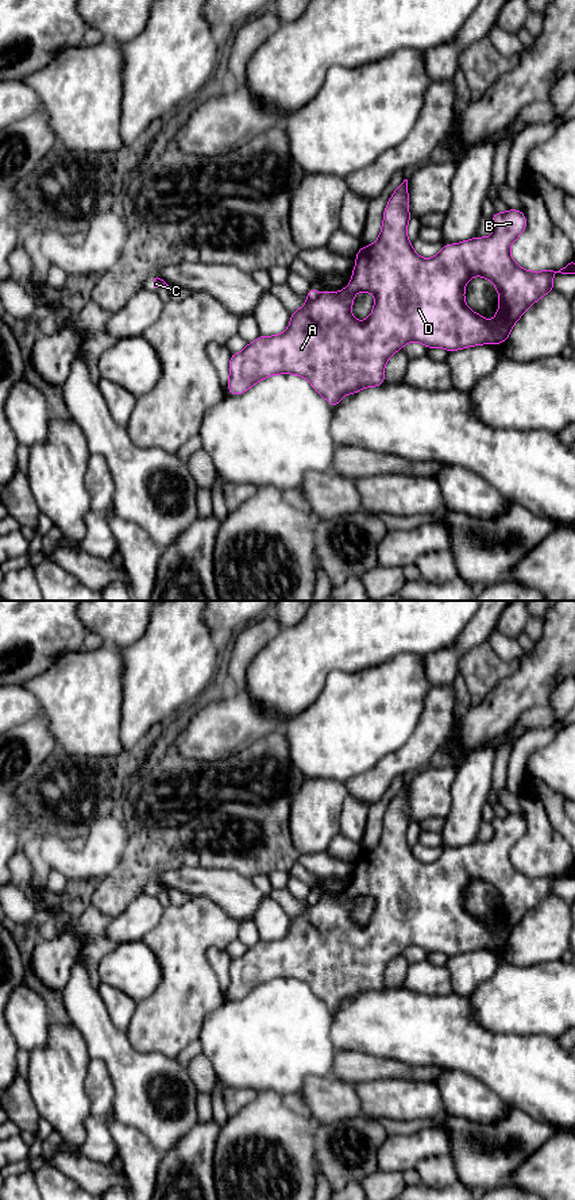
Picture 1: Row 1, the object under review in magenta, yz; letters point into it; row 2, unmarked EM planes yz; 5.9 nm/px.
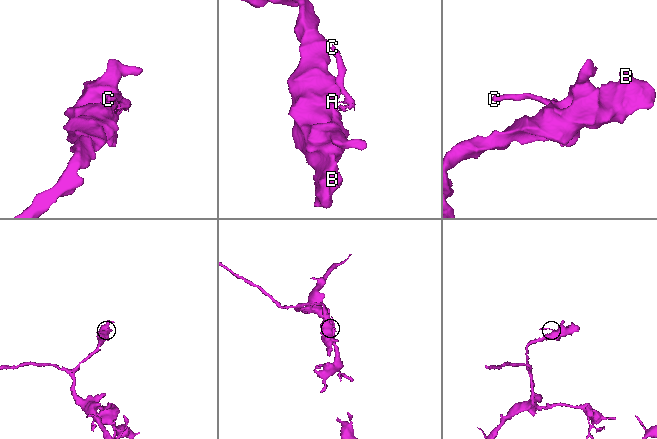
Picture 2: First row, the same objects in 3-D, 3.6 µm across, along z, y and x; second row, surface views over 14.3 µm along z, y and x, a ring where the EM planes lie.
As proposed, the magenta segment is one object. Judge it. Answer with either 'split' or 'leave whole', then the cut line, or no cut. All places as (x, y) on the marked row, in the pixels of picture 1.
split; cut yz (319, 296), (308, 301)

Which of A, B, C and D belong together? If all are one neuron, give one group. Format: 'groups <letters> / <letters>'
groups A B D / C

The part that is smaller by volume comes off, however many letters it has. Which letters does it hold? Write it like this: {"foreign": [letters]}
{"foreign": ["C"]}

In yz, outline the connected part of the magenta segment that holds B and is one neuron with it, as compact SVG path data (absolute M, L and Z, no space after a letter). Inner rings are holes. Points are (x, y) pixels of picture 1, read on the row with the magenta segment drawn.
M404 180L386 205L378 240L360 247L356 254L350 285L337 293L324 292L317 300L306 301L301 309L292 312L289 328L282 335L259 336L242 352L231 355L229 396L243 394L274 374L296 374L308 379L331 406L337 406L344 394L383 385L386 362L408 342L420 342L428 350L443 347L448 352L506 342L522 313L555 290L552 278L556 273L575 274L575 259L559 271L526 271L512 259L510 246L526 229L525 213L517 209L491 216L491 238L478 236L444 244L435 258L422 259L408 240L406 228L412 219L408 205L408 180ZM474 275L490 279L498 290L499 308L493 323L464 304L464 286ZM356 292L375 296L373 312L363 323L351 315Z

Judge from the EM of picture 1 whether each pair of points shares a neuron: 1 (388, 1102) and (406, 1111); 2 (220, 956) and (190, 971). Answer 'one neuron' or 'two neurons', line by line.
1: one neuron
2: two neurons

